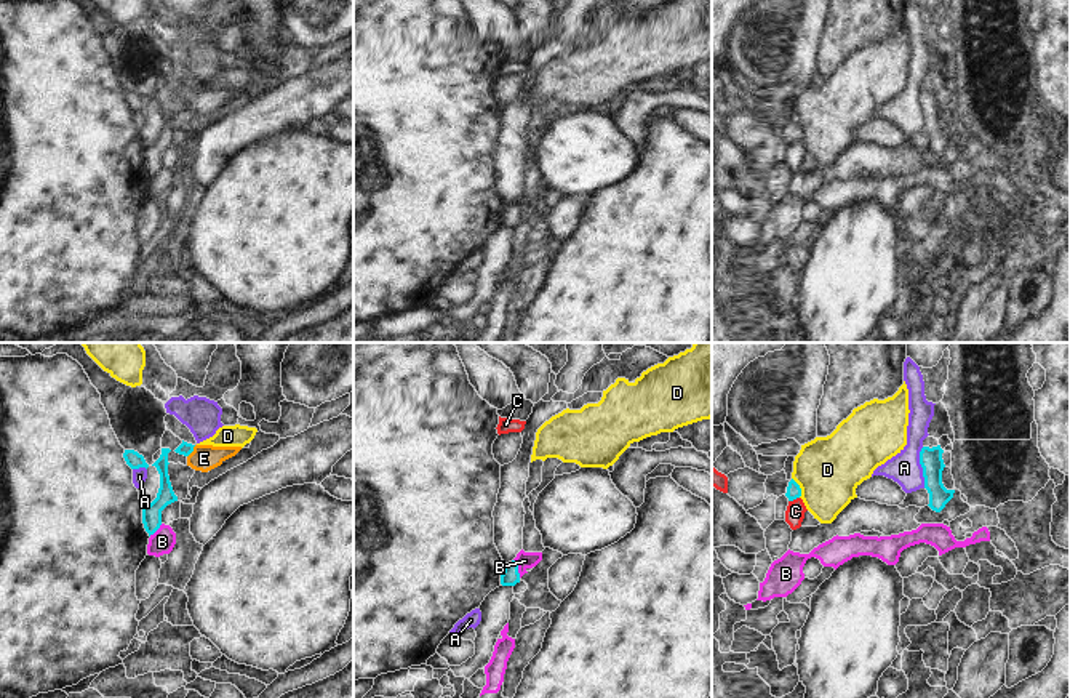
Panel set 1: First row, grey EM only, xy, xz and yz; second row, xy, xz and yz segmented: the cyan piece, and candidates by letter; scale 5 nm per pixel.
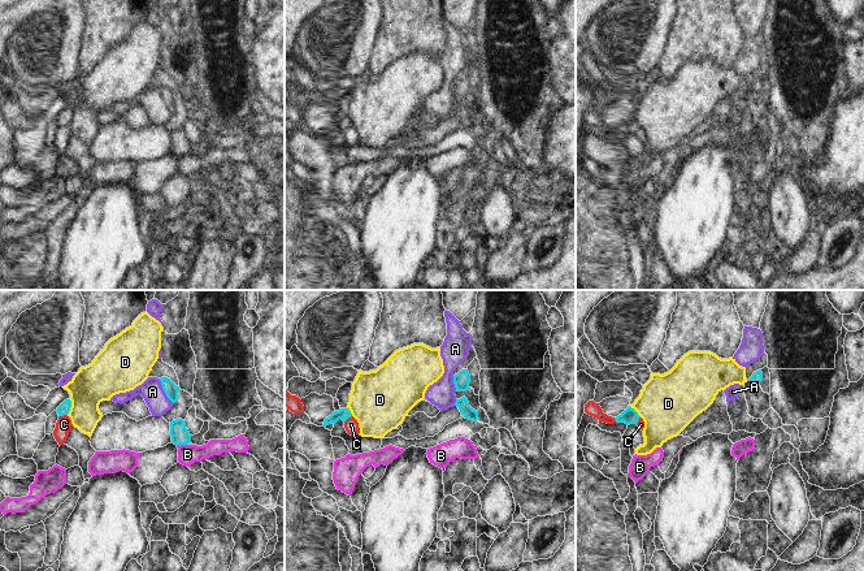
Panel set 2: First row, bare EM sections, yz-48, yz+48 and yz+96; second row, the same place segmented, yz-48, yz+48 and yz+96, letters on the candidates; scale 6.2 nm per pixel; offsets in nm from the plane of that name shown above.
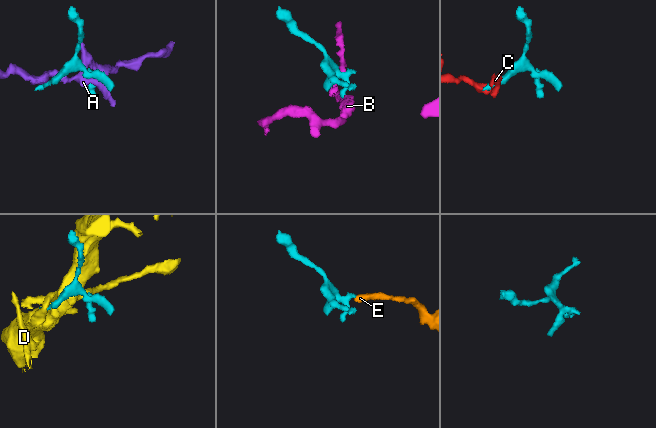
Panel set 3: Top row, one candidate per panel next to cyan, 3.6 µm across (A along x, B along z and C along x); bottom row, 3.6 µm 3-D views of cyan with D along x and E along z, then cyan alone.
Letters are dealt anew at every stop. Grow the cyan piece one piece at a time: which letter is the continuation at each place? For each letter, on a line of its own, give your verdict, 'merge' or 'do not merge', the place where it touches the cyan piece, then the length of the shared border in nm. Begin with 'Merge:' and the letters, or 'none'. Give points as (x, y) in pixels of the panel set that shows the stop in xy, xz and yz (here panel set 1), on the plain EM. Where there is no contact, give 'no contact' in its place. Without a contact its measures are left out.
Merge: E
A: do not merge; contact yz (922, 108); length 200 nm
B: do not merge; contact xz (517, 210); length 100 nm
C: do not merge; contact yz (794, 140); length 60 nm
D: do not merge; contact yz (798, 128); length 110 nm
E: merge; contact xy (192, 92); length 80 nm

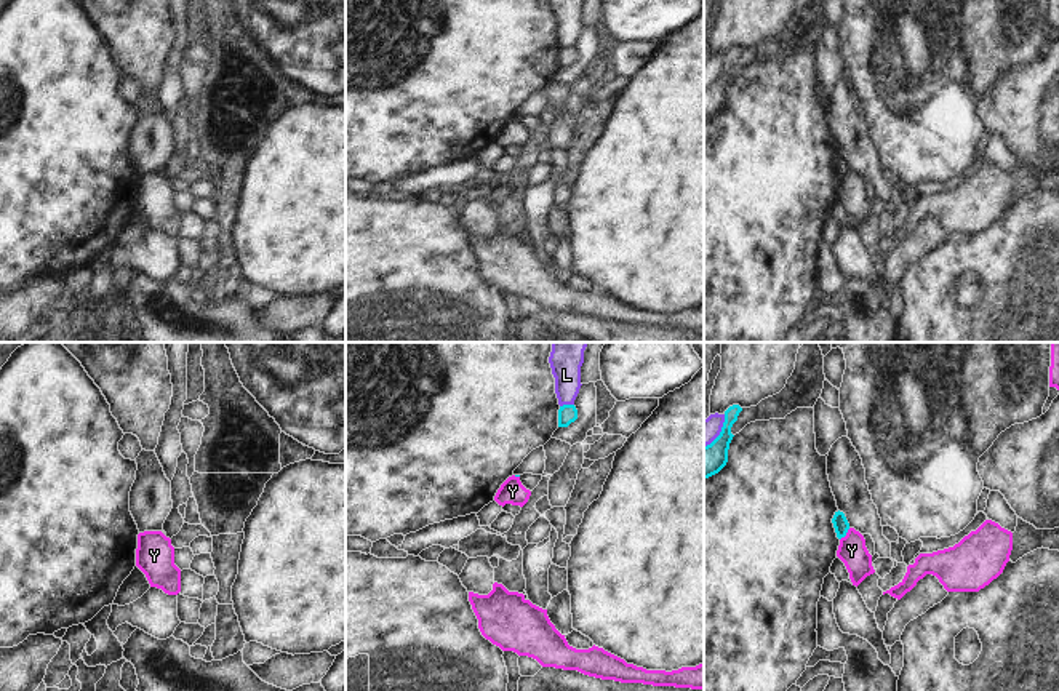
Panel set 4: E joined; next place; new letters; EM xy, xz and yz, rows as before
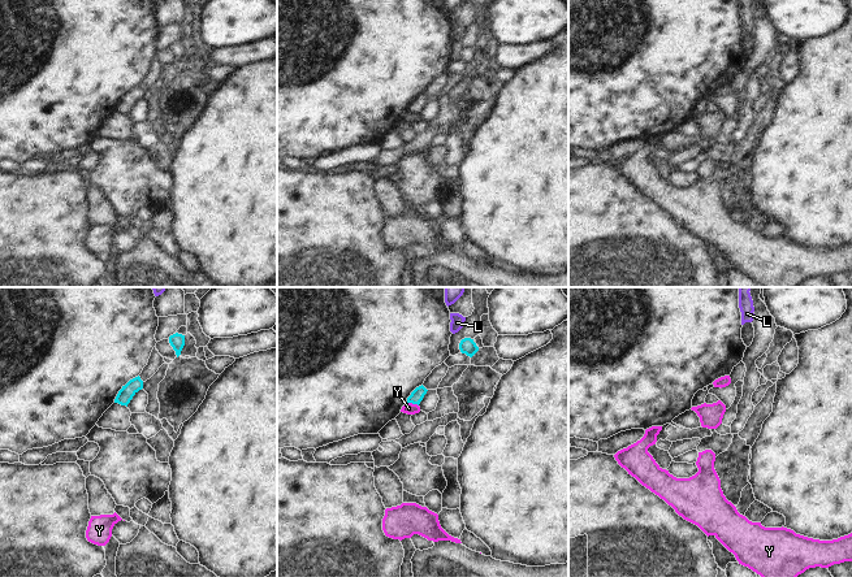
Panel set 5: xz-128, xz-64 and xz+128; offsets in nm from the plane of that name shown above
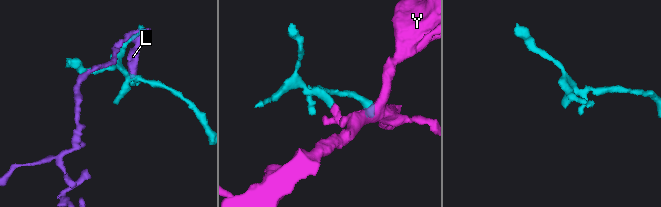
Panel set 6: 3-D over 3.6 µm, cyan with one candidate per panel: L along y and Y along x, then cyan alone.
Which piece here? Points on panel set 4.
Merge: none
L: do not merge; contact xz (567, 47); length 70 nm
Y: do not merge; contact yz (845, 176); length 80 nm

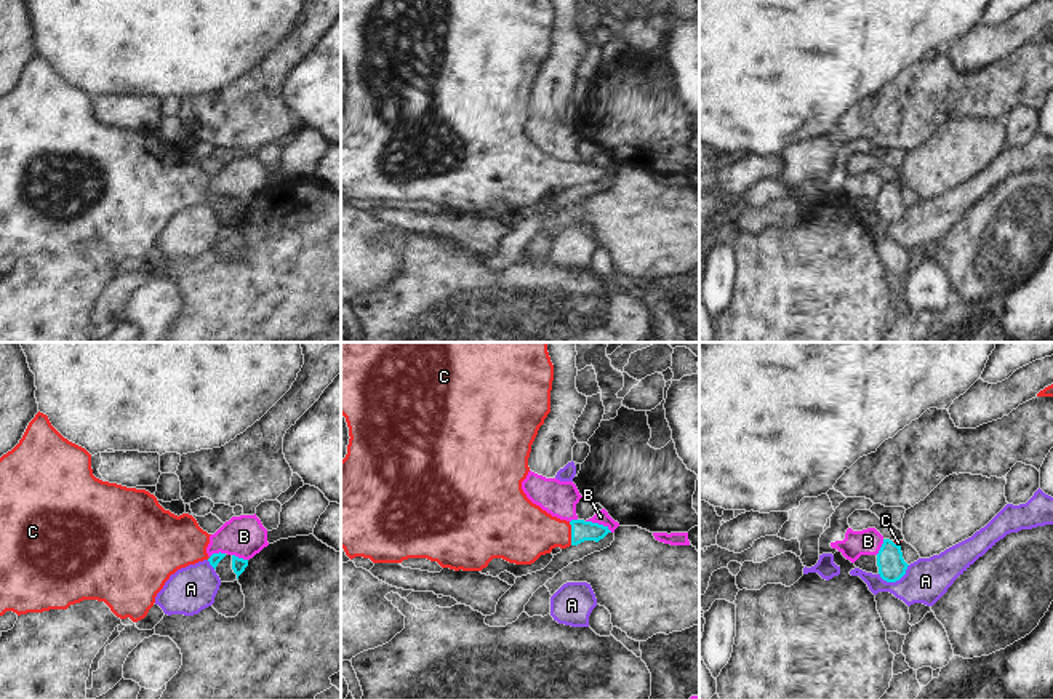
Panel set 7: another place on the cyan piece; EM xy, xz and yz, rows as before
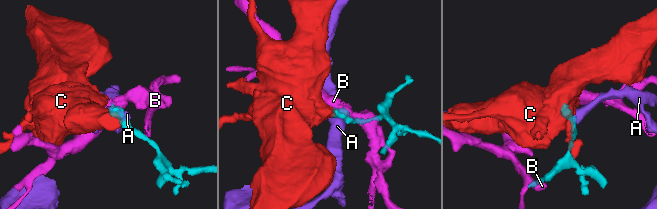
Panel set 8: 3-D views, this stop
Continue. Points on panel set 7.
Merge: C
A: do not merge; contact yz (895, 223); length 170 nm
B: do not merge; contact xz (597, 165); length 150 nm
C: merge; contact xz (572, 175); length 120 nm

